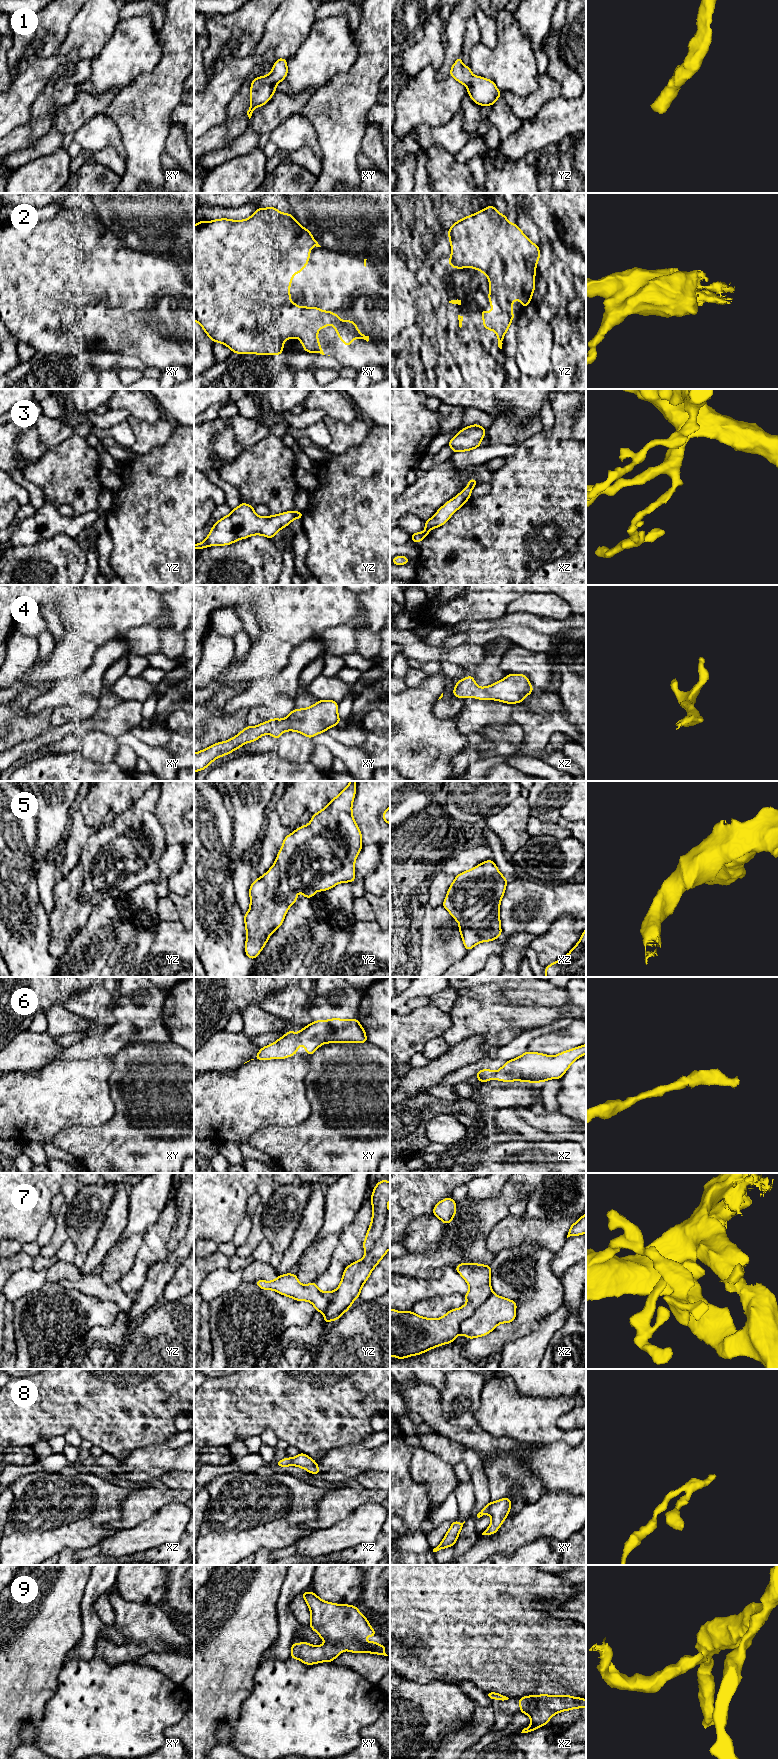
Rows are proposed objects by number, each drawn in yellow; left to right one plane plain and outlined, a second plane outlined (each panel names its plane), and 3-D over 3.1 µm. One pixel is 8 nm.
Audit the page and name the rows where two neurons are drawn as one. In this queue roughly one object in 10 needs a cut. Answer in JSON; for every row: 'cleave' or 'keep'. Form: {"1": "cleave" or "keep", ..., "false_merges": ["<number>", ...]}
{"1": "keep", "2": "keep", "3": "keep", "4": "keep", "5": "keep", "6": "keep", "7": "keep", "8": "keep", "9": "keep", "false_merges": []}

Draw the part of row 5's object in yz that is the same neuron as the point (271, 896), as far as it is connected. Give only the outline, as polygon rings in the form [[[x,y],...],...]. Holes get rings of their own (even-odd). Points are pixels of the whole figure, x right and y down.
[[[350,781],[348,786],[333,798],[324,809],[312,816],[308,825],[301,826],[287,835],[273,866],[251,884],[249,889],[250,908],[244,914],[246,927],[245,953],[250,959],[254,960],[258,956],[268,939],[282,925],[287,910],[298,900],[297,891],[300,891],[303,897],[312,898],[317,891],[327,891],[343,882],[354,882],[355,859],[362,849],[362,834],[352,813],[355,793],[356,781]]]

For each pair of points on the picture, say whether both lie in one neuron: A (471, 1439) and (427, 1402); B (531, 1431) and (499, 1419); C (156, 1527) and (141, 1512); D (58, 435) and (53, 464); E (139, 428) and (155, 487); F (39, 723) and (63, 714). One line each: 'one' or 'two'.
A: one
B: one
C: two
D: two
E: two
F: two

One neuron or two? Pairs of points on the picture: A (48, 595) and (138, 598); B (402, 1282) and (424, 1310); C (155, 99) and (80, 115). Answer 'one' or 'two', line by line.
A: one
B: two
C: two

